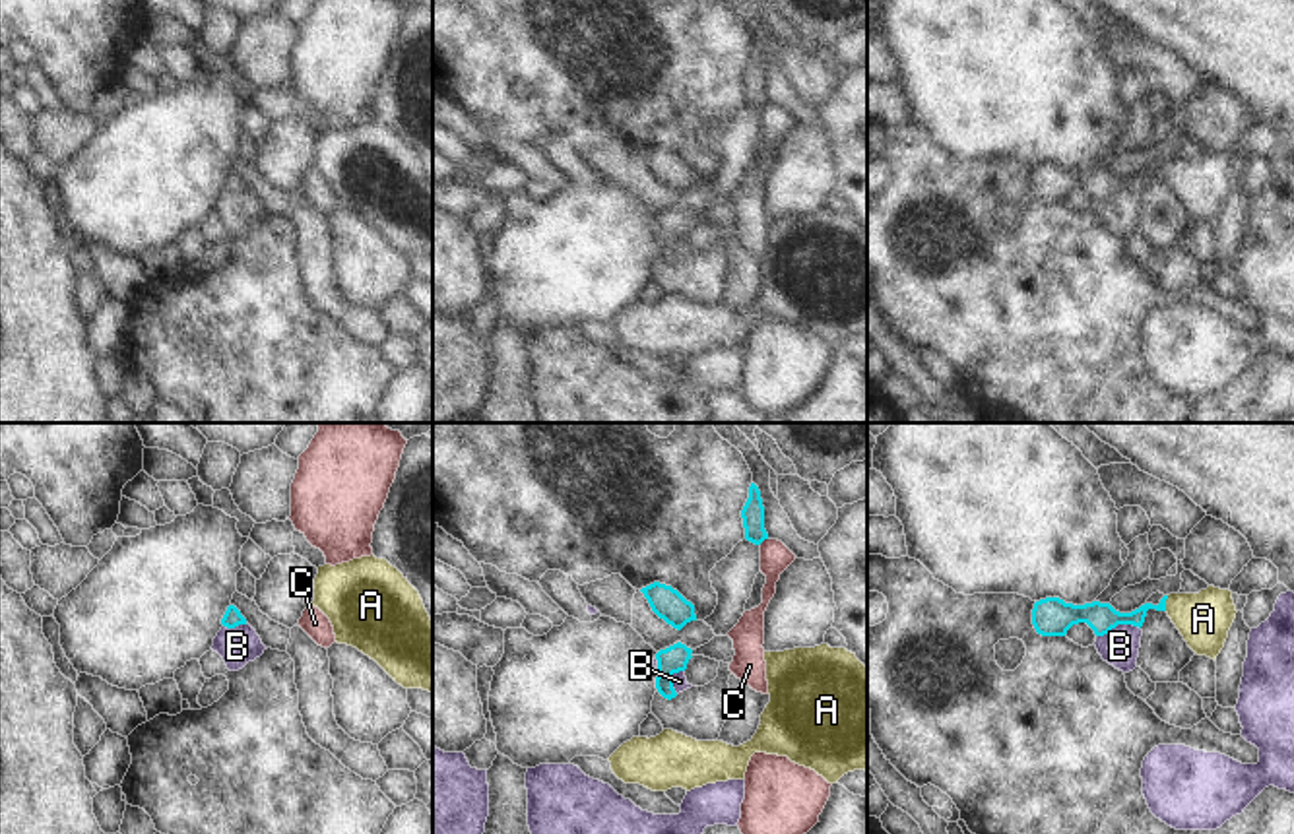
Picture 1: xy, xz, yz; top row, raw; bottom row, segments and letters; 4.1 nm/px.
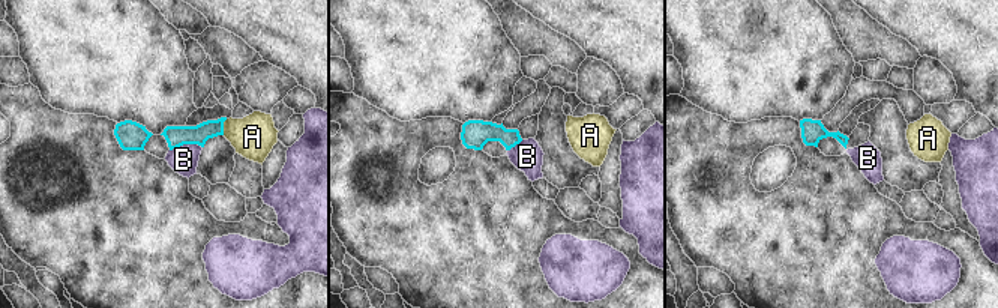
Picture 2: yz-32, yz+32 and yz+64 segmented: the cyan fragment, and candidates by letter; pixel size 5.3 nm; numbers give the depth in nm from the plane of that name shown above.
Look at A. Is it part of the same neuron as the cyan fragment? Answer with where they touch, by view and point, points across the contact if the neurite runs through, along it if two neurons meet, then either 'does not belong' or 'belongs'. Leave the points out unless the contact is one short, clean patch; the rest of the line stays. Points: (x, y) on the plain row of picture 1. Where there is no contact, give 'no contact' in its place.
yz (1164, 169) | across yz (1106, 183), (1135, 183), (1164, 169), (1174, 169), (1203, 185) | belongs

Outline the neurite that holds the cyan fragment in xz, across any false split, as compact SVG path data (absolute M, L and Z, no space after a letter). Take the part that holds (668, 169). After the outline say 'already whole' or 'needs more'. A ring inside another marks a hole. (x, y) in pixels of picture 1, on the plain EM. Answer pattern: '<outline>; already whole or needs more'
M654 147L640 155L652 176L673 194L681 196L687 188L696 186L695 171L671 151Z; already whole

